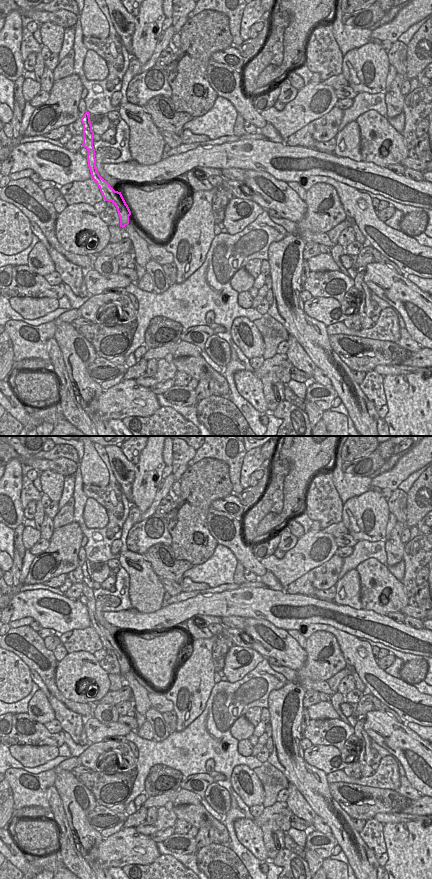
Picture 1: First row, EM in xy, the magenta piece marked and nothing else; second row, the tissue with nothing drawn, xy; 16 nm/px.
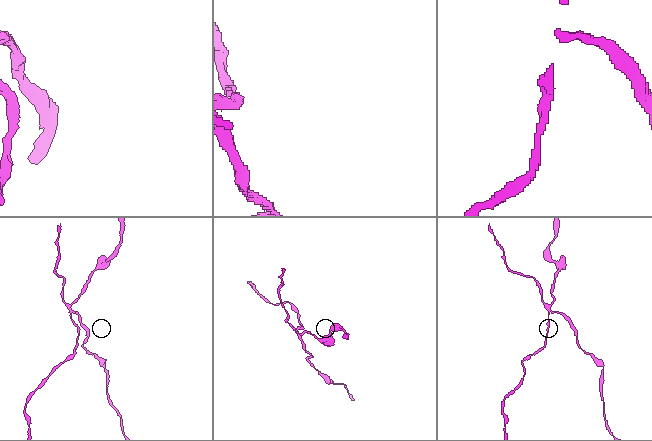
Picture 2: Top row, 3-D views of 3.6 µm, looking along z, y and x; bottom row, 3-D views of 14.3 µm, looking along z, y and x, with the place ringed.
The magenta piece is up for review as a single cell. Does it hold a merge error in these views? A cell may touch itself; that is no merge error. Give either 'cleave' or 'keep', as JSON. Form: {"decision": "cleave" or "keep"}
{"decision": "cleave"}

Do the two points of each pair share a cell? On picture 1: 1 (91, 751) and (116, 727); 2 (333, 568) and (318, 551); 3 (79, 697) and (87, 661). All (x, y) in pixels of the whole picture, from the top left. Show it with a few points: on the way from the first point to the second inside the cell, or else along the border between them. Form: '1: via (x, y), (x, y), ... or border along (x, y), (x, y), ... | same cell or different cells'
1: border along (102, 740), (91, 744) | different cells
2: border along (334, 553), (329, 559), (307, 572) | different cells
3: via (72, 688), (72, 676), (78, 670) | same cell

